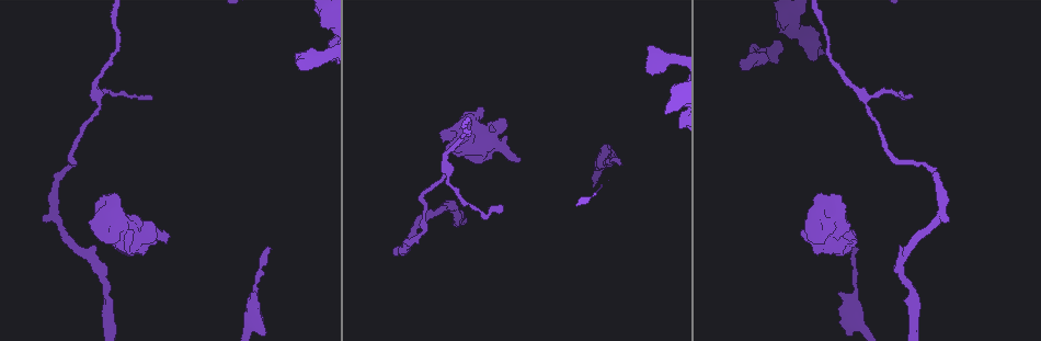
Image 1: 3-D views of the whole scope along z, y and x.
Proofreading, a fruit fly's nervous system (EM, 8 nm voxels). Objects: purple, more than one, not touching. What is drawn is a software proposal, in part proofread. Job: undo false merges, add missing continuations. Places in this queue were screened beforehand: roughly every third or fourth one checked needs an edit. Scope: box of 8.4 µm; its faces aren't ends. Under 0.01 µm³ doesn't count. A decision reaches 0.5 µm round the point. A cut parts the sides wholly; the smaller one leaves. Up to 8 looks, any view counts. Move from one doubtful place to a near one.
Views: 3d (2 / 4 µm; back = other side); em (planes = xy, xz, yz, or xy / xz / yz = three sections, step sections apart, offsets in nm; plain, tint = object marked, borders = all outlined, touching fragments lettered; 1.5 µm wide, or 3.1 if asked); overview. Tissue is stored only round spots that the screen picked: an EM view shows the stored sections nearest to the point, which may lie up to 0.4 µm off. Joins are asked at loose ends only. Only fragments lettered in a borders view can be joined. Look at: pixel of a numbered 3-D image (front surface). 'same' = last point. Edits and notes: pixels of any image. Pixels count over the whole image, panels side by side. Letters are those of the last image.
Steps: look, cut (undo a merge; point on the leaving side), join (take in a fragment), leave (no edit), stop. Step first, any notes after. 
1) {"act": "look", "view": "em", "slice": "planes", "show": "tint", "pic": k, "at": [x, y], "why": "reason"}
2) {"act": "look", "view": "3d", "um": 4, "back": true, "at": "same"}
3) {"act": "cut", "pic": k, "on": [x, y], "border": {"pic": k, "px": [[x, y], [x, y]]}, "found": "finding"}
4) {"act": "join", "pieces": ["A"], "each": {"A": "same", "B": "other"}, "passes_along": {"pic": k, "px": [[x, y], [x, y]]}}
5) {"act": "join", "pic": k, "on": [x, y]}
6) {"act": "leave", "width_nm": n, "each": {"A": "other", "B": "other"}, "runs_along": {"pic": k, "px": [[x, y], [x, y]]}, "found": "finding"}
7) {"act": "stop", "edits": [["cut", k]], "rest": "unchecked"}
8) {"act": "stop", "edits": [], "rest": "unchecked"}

{"act": "look", "view": "em", "um": 3.1, "slice": "xz", "step": 8, "show": "borders", "pic": 1, "at": [114, 192], "why": "free end"}

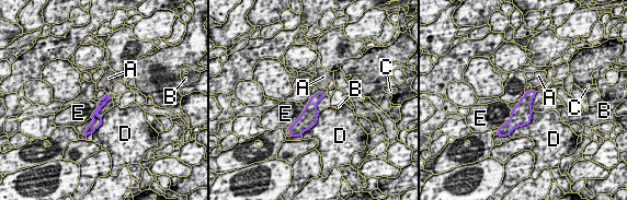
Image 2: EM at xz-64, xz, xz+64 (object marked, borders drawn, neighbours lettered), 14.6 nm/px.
{"act": "leave", "each": {"A": "other", "B": "other", "C": "other", "D": "other", "E": "other"}, "border": {"pic": 2, "px": [[305, 106], [300, 115], [288, 128]]}, "found": "none of them fits"}

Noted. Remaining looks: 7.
{"act": "look", "view": "3d", "um": 4, "pic": 1, "at": [856, 234], "why": "thick end"}

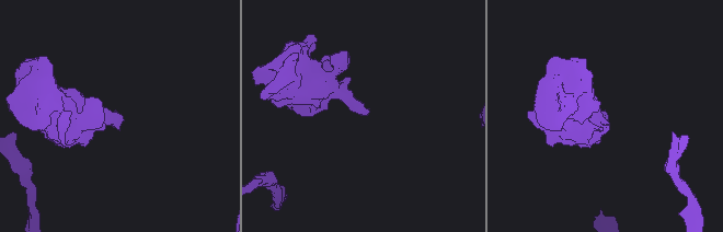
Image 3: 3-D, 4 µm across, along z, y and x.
{"act": "look", "view": "em", "slice": "xz", "step": 8, "show": "tint", "pic": 3, "at": [120, 114], "why": "need the tissue"}

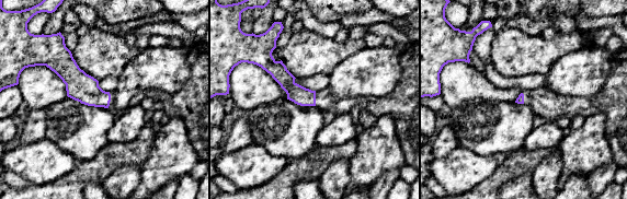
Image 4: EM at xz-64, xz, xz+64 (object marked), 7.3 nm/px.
{"act": "look", "view": "em", "slice": "xz", "step": 8, "show": "borders", "at": "same"}

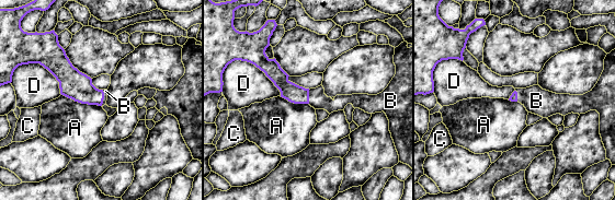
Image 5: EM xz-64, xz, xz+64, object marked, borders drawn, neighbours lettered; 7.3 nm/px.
{"act": "join", "pieces": ["B"], "each": {"A": "other", "B": "same", "C": "other", "D": "other"}, "found": "the cell continues"}

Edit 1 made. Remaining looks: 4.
{"act": "look", "view": "overview", "why": "redraw"}

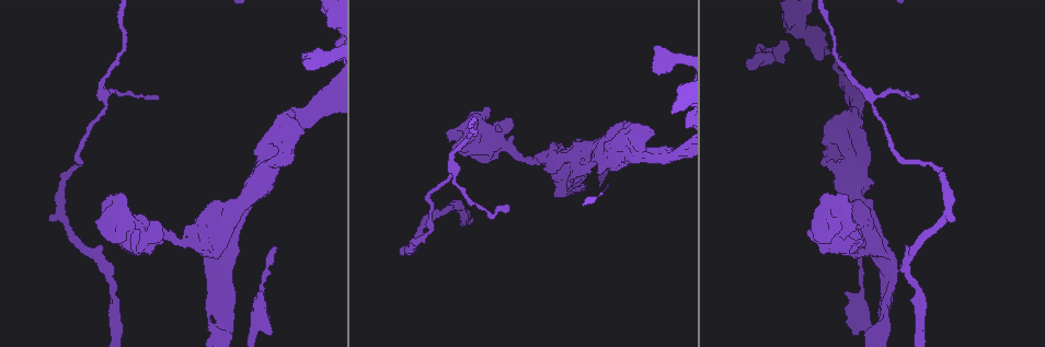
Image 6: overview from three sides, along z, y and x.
{"act": "look", "view": "em", "slice": "planes", "show": "borders", "pic": 6, "at": [277, 248], "why": "thin end"}

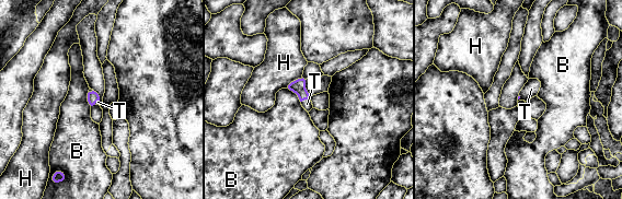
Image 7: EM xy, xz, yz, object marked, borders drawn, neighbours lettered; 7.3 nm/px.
{"act": "join", "pieces": ["T"], "each": {"B": "other", "H": "other", "T": "same"}, "passes_along": {"pic": 7, "px": [[298, 86], [306, 98], [307, 104]]}, "found": "the cell continues"}

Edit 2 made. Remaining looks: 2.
{"act": "stop", "edits": [["join", 5], ["join", 7]], "rest": "unchecked"}

